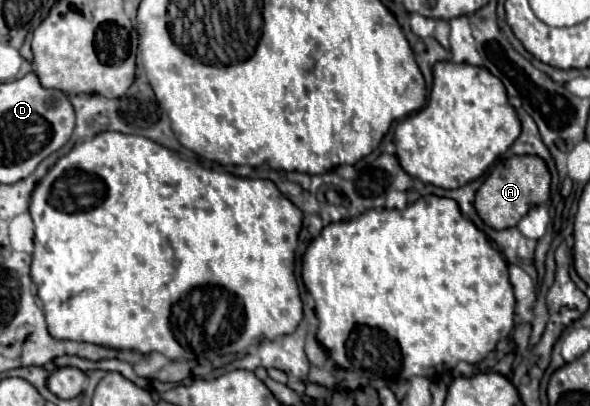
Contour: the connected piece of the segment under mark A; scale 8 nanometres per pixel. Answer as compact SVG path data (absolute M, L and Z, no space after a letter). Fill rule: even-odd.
M509 156L495 164L483 186L477 190L475 210L479 218L495 230L513 228L525 216L525 212L529 212L529 208L547 202L549 184L551 174L539 156Z

